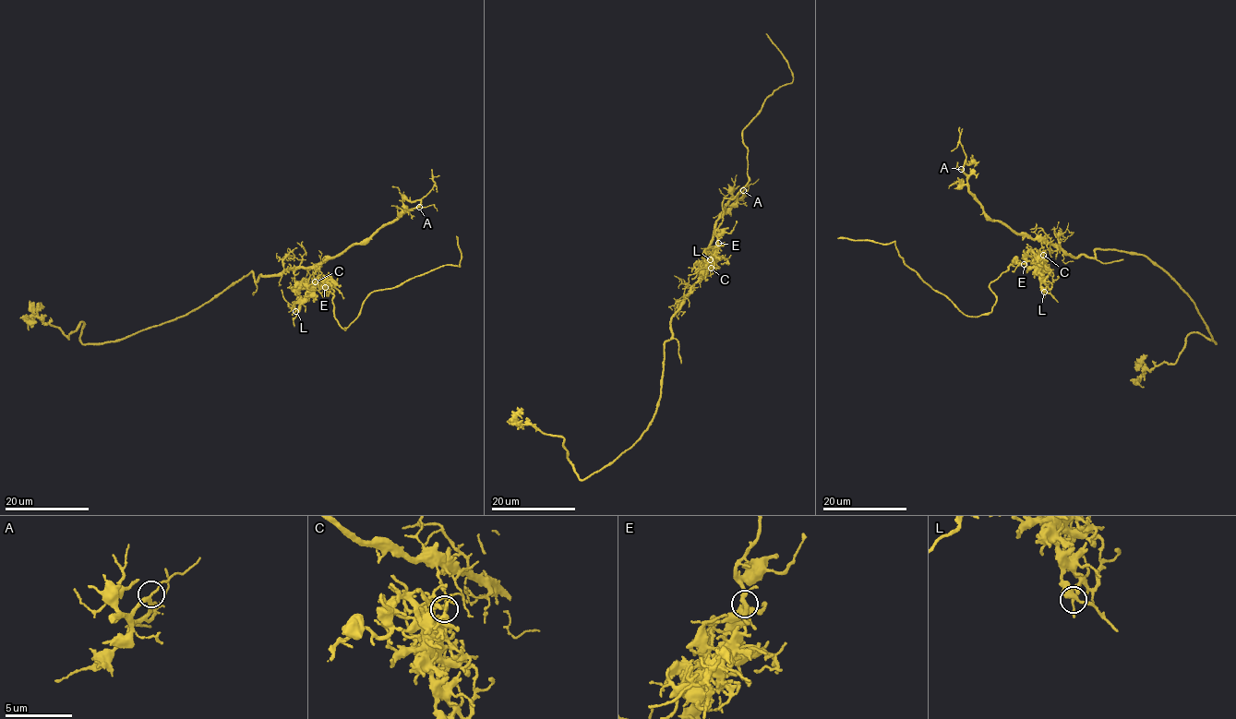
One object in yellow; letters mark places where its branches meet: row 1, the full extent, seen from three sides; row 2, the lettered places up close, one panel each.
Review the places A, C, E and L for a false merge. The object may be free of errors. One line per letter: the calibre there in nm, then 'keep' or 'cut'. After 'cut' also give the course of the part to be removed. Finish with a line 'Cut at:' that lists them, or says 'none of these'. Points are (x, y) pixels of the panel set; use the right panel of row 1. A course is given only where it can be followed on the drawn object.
A: 200 nm | keep
C: 170 nm | cut | (1043, 254), (1014, 262), (990, 284), (996, 303), (975, 317), (906, 266), (894, 241), (837, 238)
E: 220 nm | keep
L: 150 nm | keep
Cut at: C

